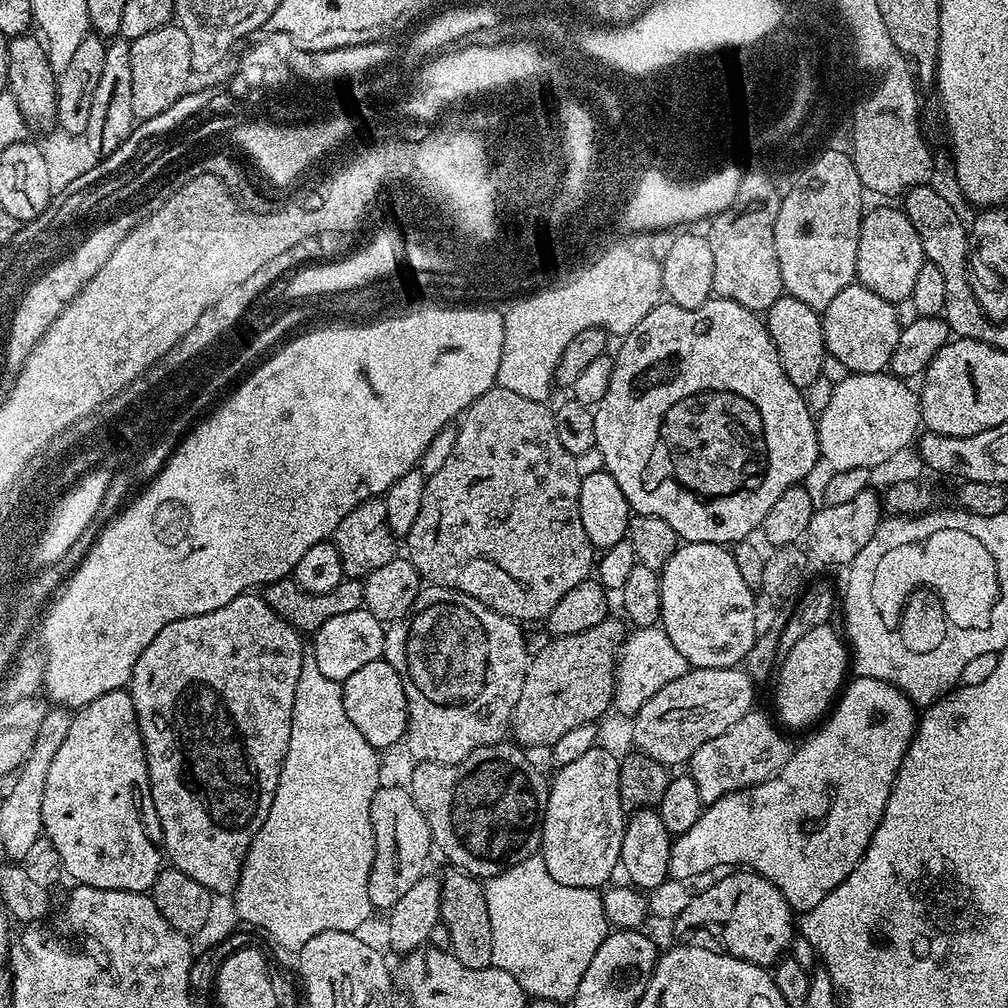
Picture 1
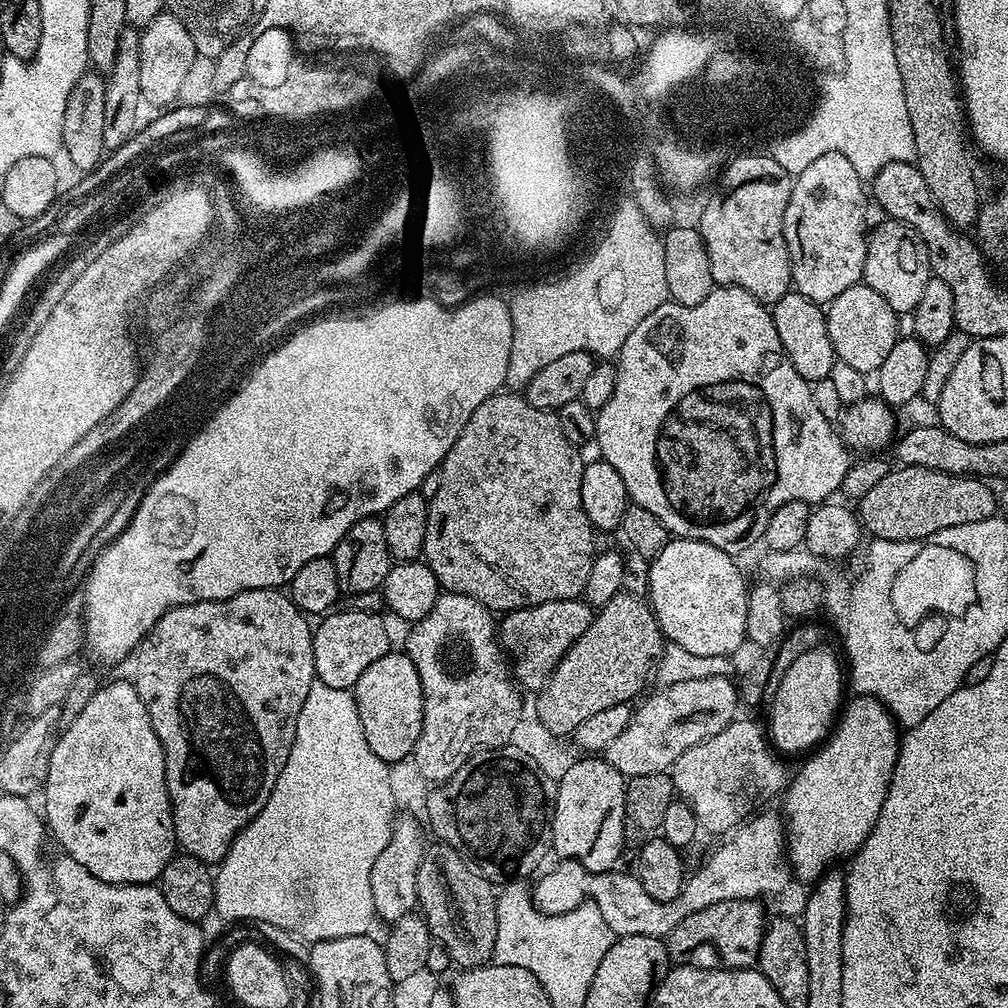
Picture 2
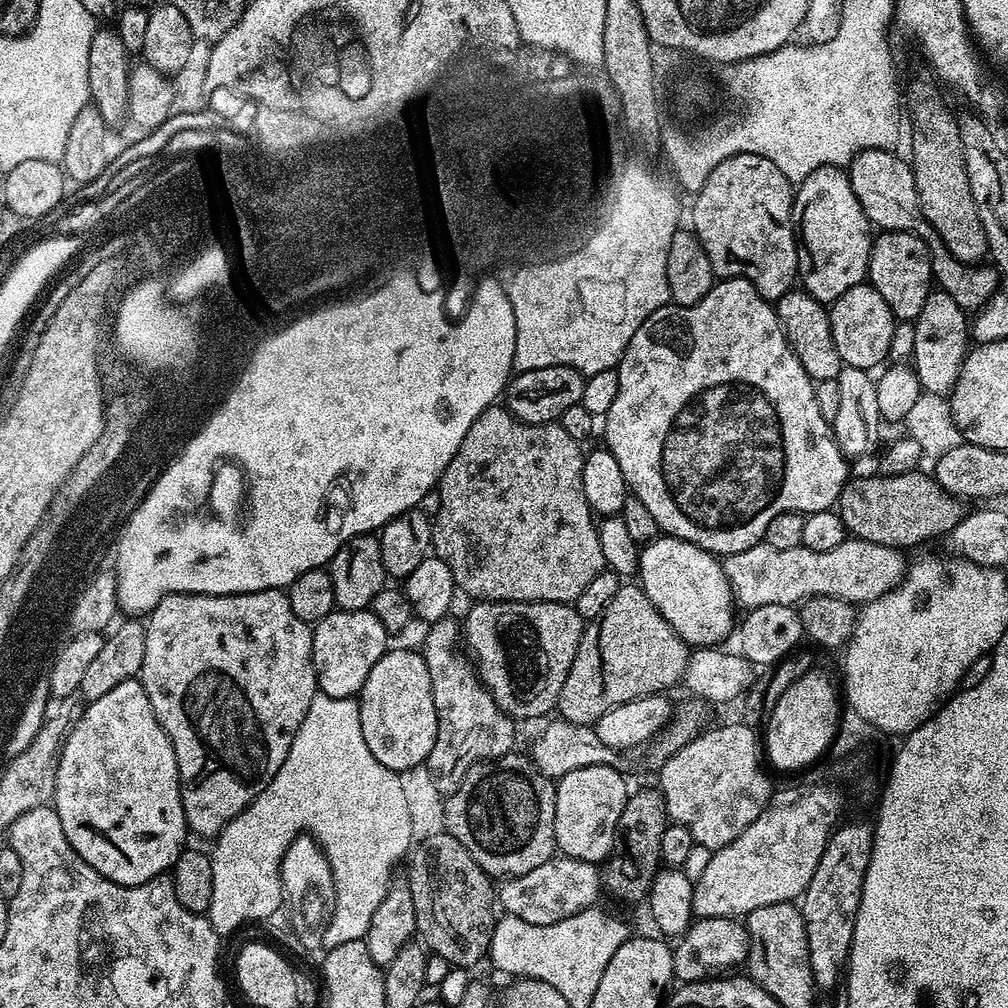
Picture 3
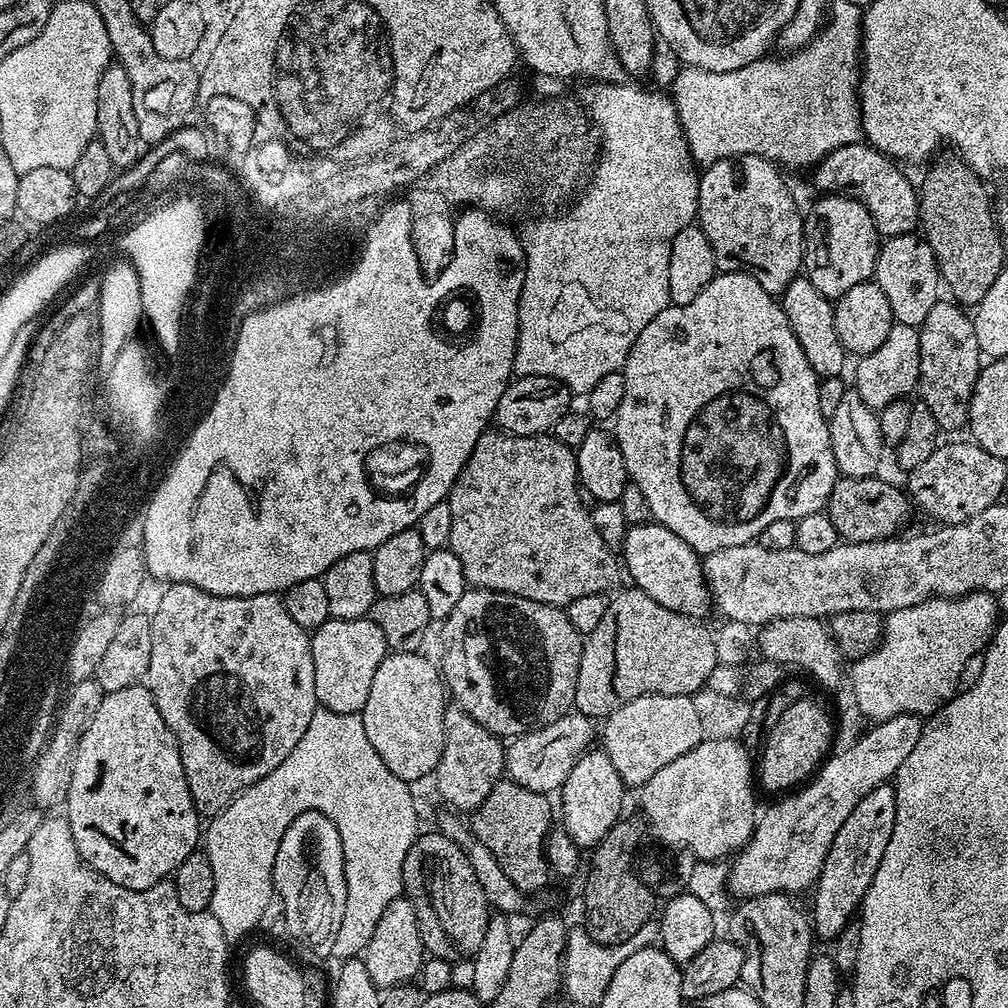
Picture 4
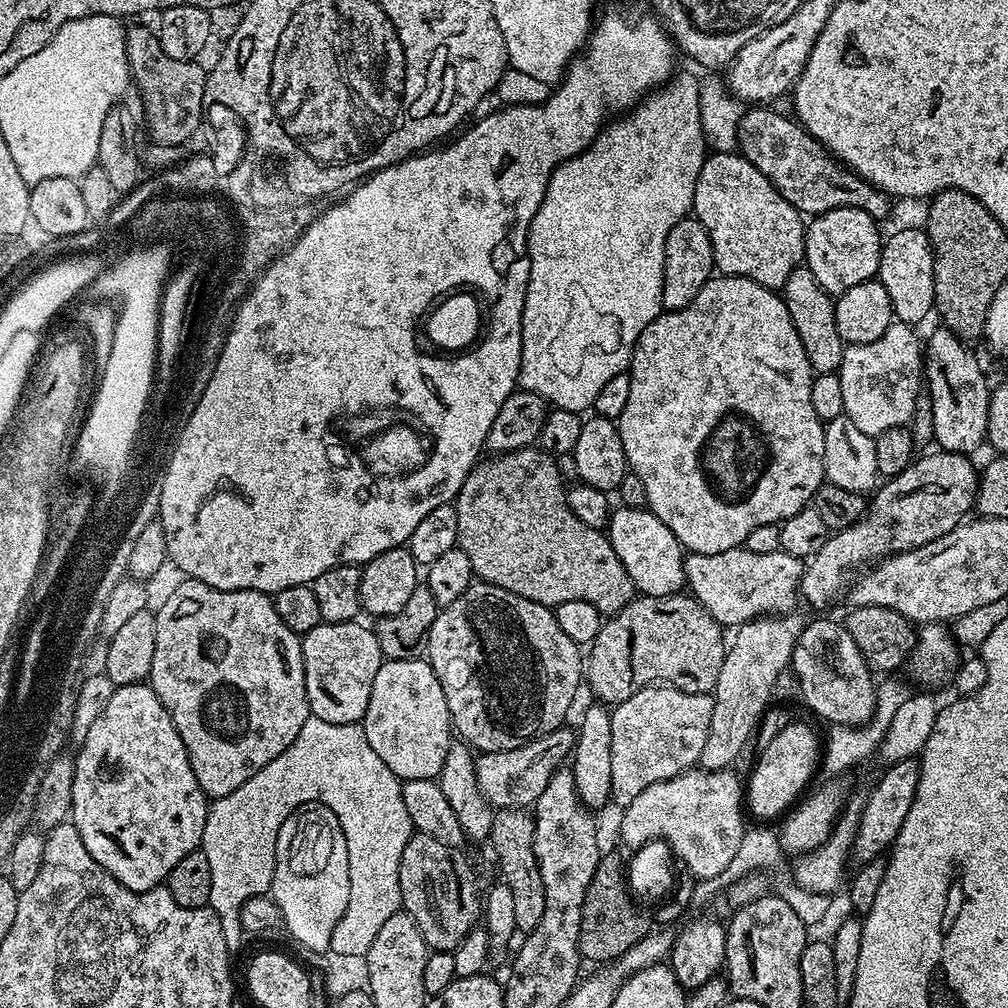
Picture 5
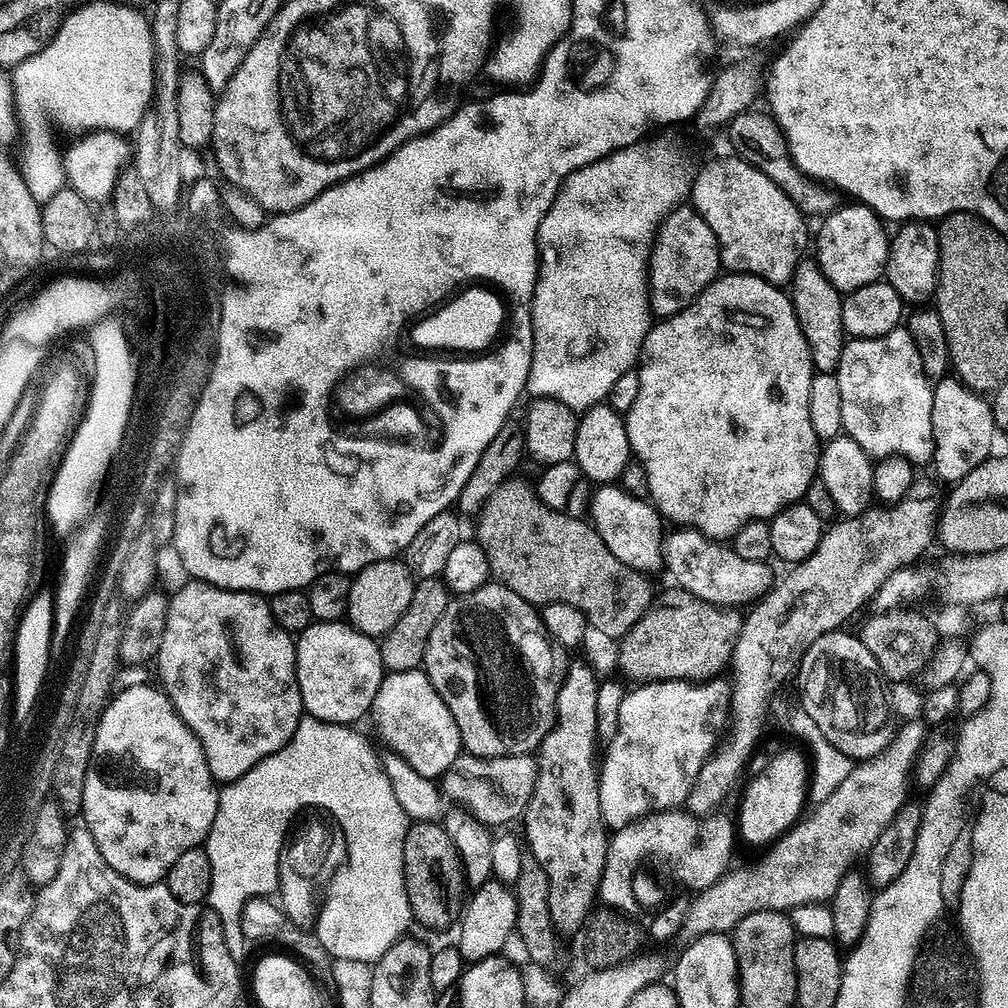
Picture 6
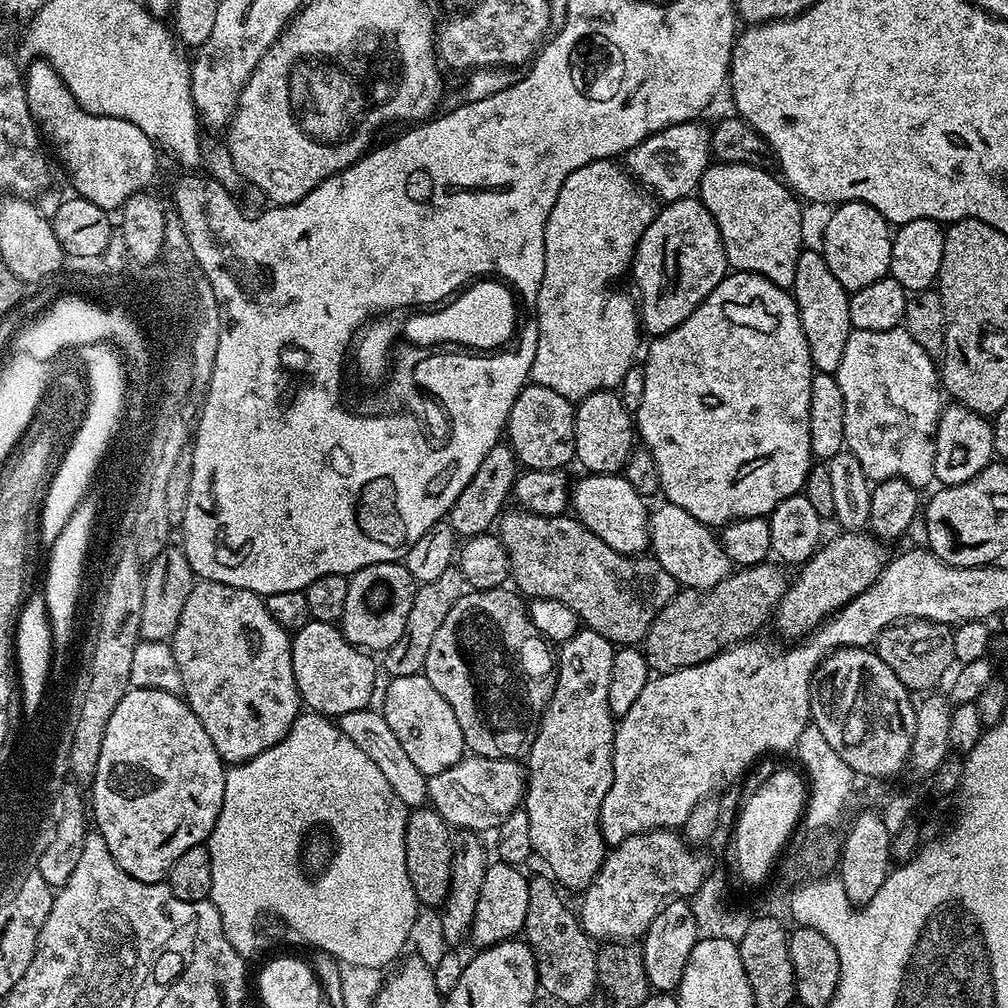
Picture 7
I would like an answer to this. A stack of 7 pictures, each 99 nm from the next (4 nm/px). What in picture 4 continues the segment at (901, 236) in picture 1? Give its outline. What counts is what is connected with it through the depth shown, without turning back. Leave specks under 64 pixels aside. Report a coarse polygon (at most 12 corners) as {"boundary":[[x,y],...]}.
{"boundary":[[920,234],[881,243],[874,282],[893,321],[919,328],[942,296]]}

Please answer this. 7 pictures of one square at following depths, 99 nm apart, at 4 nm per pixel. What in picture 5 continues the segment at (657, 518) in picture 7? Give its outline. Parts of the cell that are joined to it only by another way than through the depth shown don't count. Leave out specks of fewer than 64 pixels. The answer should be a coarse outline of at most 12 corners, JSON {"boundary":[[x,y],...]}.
{"boundary":[[785,552],[685,555],[686,588],[721,626],[793,611]]}

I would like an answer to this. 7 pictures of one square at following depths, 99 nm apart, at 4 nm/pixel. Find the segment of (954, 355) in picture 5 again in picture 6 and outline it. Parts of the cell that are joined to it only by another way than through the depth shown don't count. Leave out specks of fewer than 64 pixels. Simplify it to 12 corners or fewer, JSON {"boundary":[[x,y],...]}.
{"boundary":[[955,375],[932,390],[932,464],[948,482],[993,455],[992,405]]}

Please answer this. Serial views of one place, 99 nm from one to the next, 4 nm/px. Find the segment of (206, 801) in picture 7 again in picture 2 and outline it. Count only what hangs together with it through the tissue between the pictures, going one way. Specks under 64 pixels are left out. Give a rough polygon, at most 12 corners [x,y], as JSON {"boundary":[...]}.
{"boundary":[[131,679],[57,735],[51,839],[94,878],[177,855],[164,751]]}

